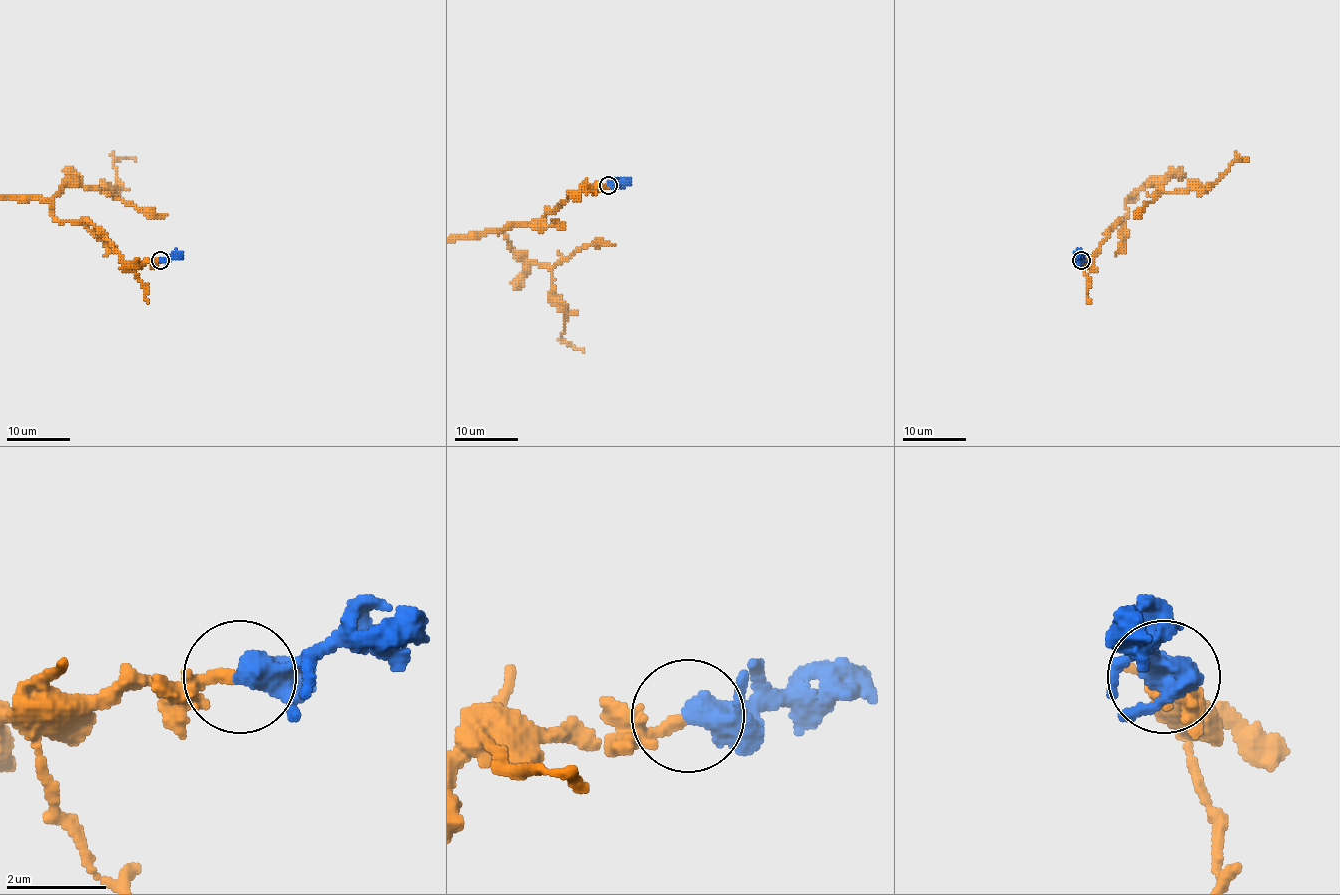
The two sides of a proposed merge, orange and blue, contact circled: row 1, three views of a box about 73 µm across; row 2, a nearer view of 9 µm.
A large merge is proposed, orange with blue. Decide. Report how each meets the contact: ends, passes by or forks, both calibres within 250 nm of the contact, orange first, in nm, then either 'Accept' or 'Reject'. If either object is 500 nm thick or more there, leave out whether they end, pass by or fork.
At the ring orange ends. At the ring blue passes by. Thickness 260 nm (orange) against 400 nm. Accept

